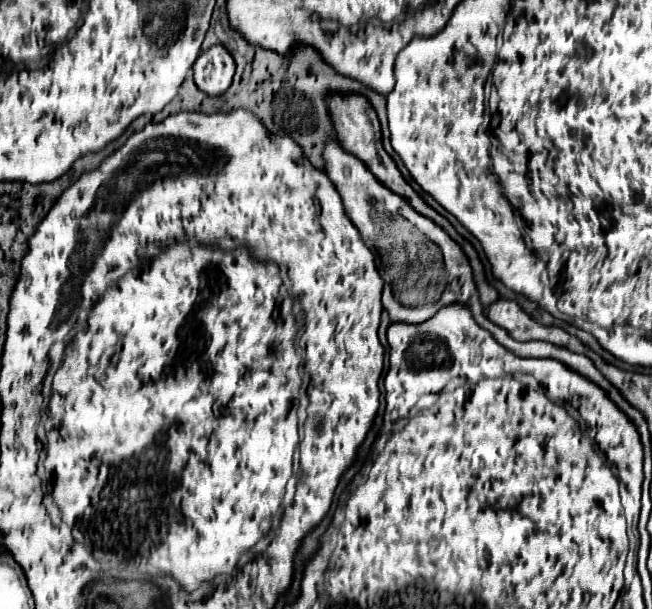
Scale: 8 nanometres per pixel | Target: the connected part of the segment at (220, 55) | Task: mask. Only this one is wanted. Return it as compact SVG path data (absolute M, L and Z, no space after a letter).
M214 45L198 57L192 71L194 83L200 91L208 95L222 95L232 83L236 63L226 47Z

